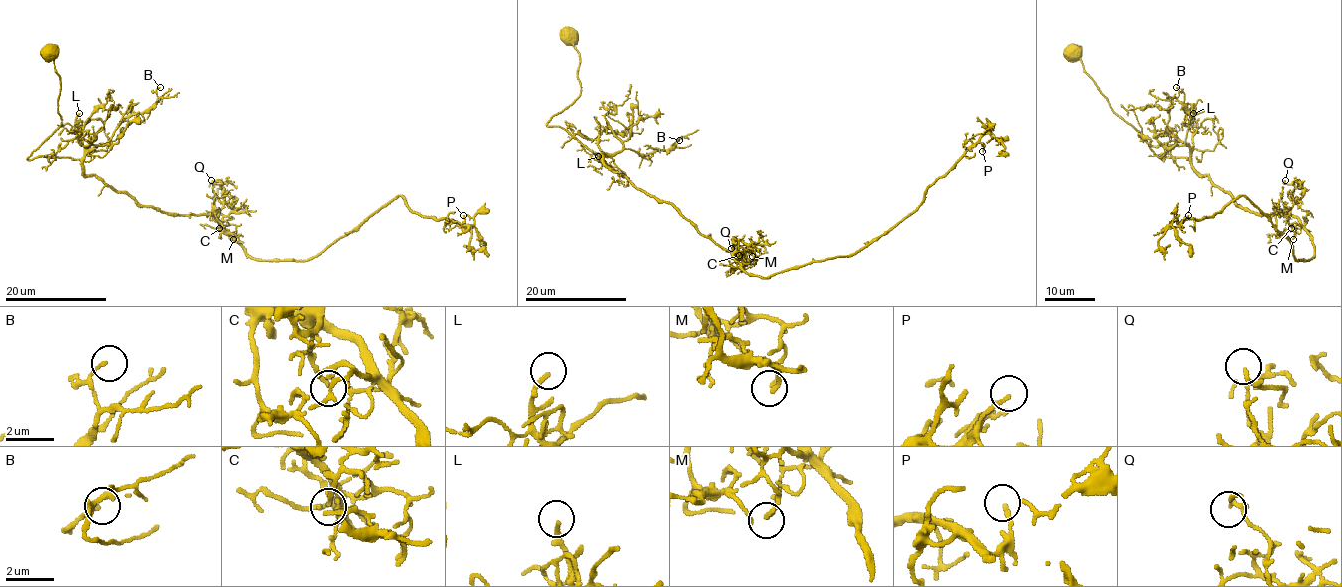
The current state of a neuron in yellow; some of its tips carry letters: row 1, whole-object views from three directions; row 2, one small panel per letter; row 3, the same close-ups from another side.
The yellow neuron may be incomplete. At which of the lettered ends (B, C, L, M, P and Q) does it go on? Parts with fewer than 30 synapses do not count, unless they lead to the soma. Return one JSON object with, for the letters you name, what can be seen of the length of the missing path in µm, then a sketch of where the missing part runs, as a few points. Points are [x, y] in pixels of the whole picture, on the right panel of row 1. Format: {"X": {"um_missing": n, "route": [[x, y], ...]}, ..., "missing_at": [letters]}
{"L": {"um_missing": 20, "route": [[1193, 113], [1195, 104], [1189, 91], [1193, 86], [1189, 76], [1193, 80]]}, "missing_at": ["L"]}

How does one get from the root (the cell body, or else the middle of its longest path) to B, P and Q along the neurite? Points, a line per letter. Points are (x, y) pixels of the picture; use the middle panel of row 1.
B: (568, 35), (579, 53), (581, 93), (548, 126), (563, 127), (600, 154), (648, 154), (679, 140)
P: (568, 35), (581, 93), (547, 125), (761, 277), (851, 256), (968, 150), (982, 151)
Q: (568, 35), (579, 53), (581, 93), (547, 125), (731, 248)

